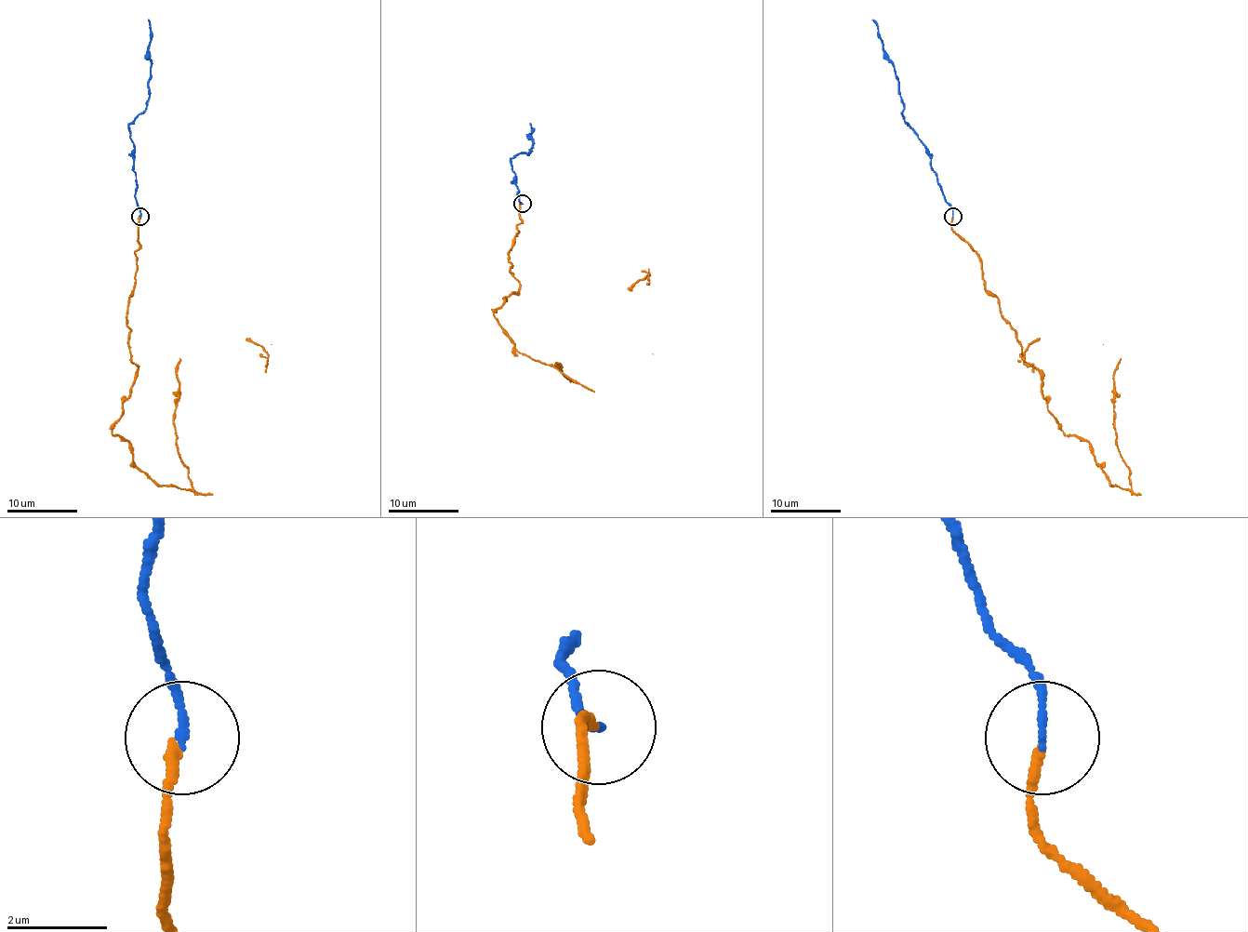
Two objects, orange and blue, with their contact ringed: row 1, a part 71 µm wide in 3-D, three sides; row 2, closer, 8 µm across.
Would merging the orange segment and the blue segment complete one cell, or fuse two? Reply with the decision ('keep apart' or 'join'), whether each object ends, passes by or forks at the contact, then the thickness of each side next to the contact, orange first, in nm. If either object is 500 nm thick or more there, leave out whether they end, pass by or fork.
join; orange ends there; blue ends there; 200 nm thick on the orange side, 150 nm on the other

